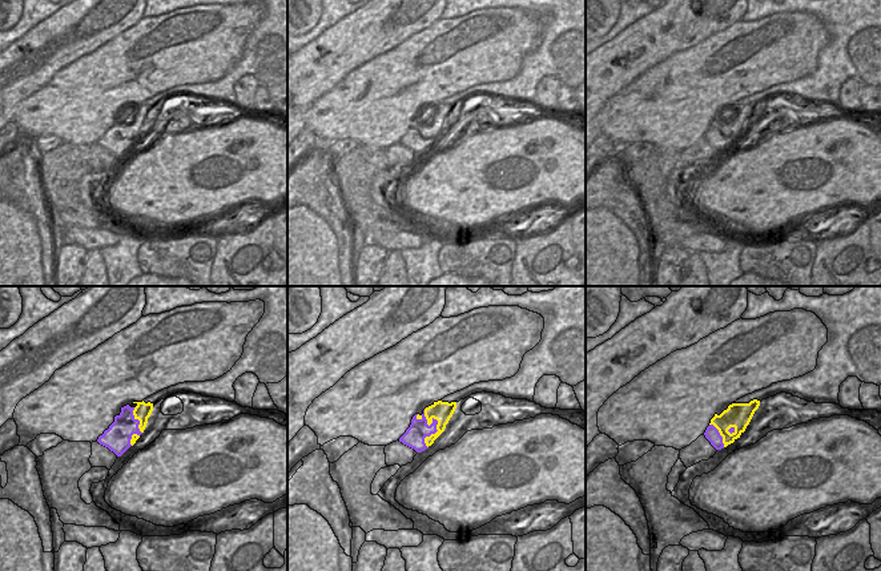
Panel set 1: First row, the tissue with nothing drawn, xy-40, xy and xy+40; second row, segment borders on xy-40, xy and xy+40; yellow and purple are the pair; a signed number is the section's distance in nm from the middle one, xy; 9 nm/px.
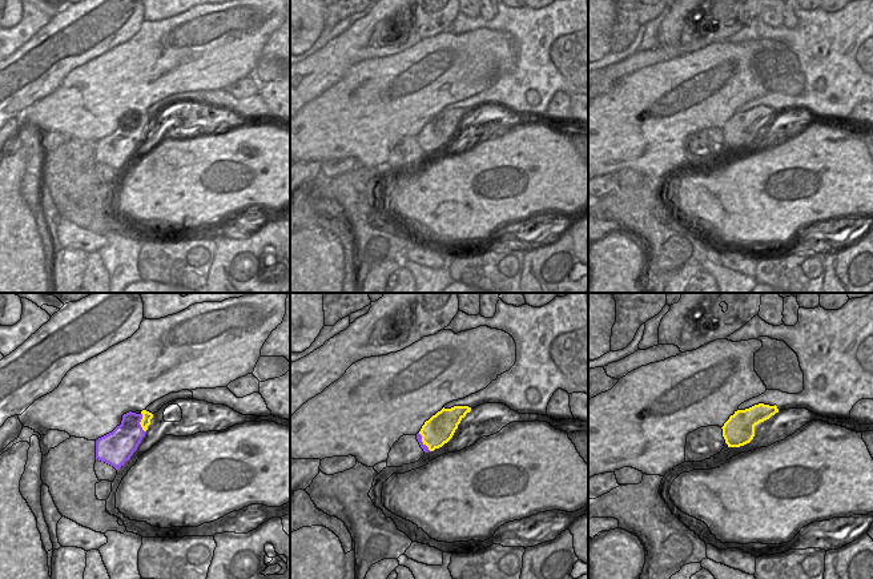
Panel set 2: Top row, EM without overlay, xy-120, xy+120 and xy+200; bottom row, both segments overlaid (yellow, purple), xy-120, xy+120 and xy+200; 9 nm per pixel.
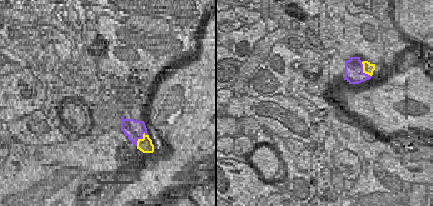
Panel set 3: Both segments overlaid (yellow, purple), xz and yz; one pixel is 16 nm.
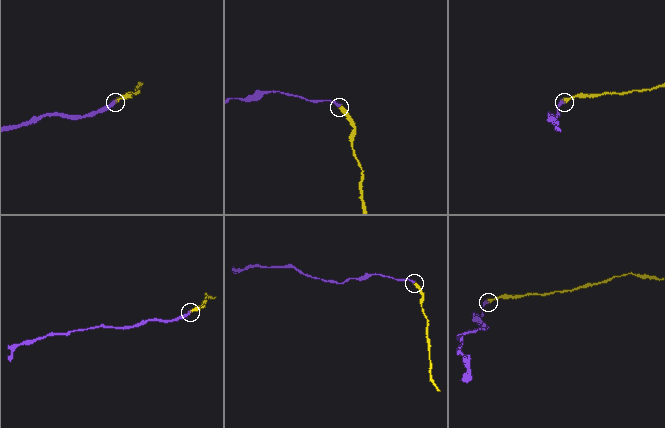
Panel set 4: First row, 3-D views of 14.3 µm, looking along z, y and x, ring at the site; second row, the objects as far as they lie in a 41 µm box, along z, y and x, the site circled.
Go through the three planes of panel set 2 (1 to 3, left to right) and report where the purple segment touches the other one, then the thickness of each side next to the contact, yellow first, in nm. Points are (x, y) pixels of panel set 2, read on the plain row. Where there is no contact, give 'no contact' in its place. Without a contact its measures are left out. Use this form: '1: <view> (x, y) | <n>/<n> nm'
1: xy-120 (140, 124) | 90/280 nm
2: xy+120 (422, 143) | 260/50 nm
3: no contact

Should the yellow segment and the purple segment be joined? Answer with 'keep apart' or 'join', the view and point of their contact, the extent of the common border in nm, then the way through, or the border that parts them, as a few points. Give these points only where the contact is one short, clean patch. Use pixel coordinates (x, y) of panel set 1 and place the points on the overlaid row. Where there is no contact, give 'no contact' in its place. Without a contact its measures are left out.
join; contact xy (437, 425); length 340 nm

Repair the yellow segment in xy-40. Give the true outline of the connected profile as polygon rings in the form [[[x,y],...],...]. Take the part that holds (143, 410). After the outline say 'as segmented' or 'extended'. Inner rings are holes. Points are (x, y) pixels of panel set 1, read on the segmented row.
[[[133,402],[137,406],[129,405],[121,407],[121,413],[114,417],[114,422],[98,437],[97,442],[117,457],[121,457],[130,446],[136,443],[144,433],[148,418],[153,411],[153,403]]]; extended

